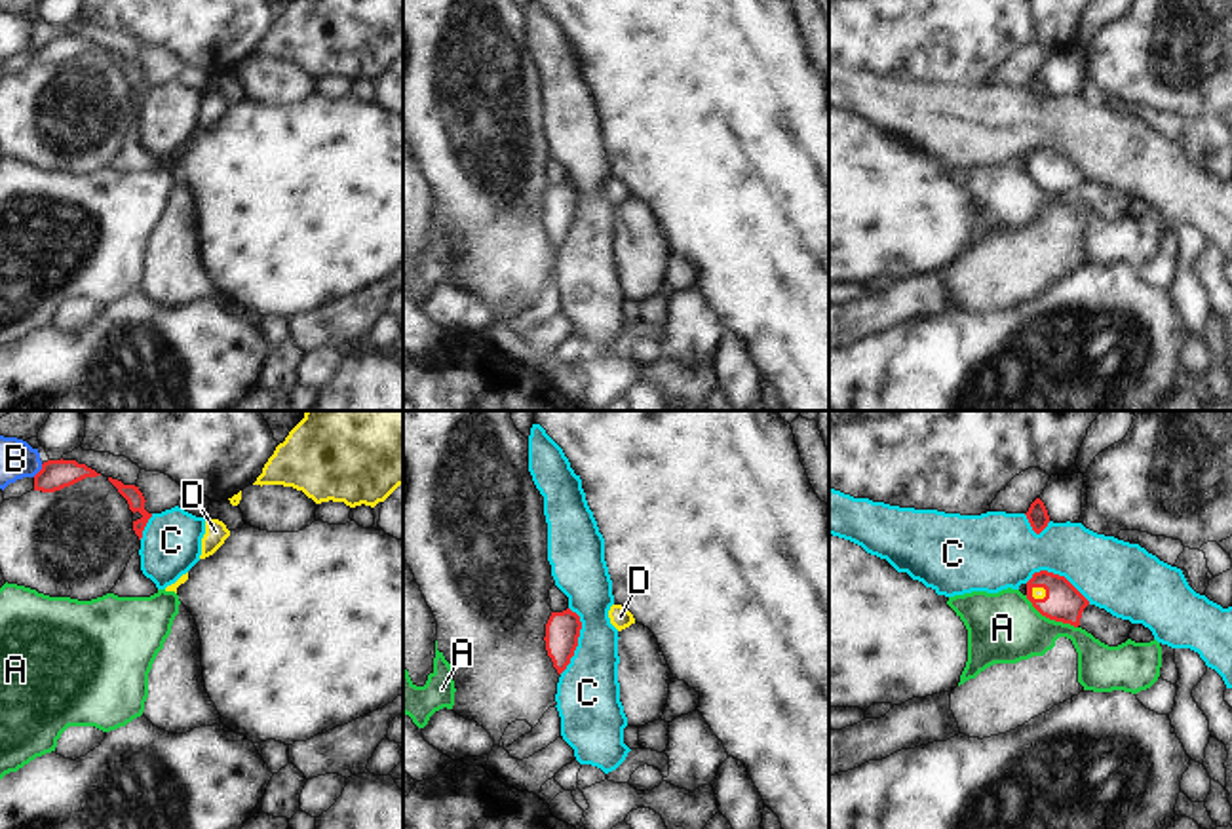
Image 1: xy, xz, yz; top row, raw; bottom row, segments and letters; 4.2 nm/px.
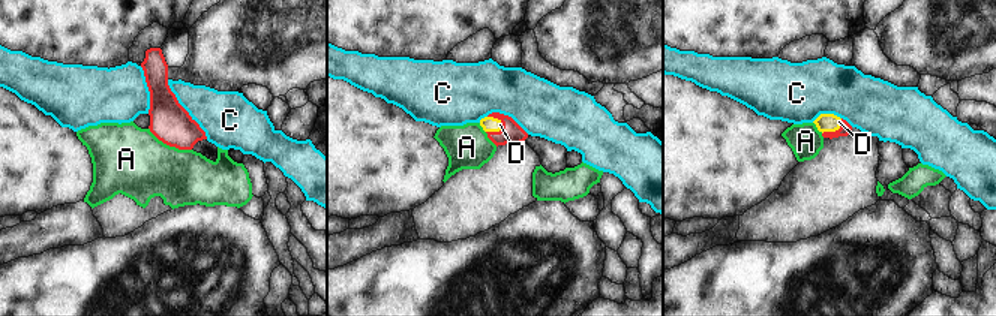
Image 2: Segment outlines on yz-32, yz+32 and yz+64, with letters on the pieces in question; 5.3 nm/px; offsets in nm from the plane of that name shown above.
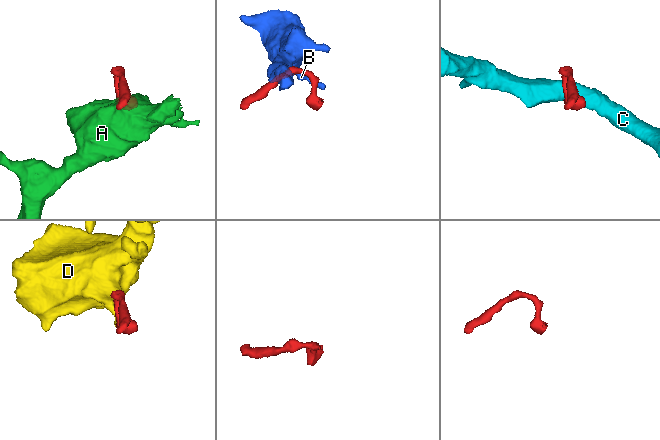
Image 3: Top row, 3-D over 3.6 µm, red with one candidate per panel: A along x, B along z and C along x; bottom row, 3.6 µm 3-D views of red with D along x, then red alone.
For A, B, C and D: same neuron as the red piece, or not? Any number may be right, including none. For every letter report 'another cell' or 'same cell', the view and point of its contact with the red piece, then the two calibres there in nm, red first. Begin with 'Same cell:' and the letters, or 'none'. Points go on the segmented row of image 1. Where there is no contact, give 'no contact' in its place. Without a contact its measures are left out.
Same cell: D
A: another cell; meets red in yz at (1050, 618); 160 nm thick on the red side, 300 nm on the other
B: another cell; meets red in xy at (40, 470); 130 nm thick on the red side, 160 nm on the other
C: another cell; meets red in xz at (577, 641); 140 nm thick on the red side, 280 nm on the other
D: same cell; meets red in yz at (1040, 586); 160 nm thick on the red side, 50 nm on the other

